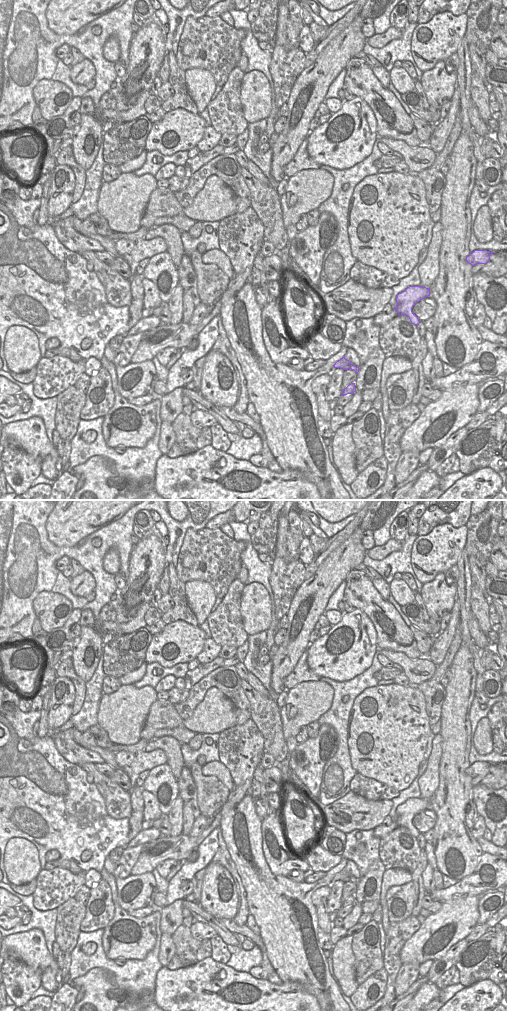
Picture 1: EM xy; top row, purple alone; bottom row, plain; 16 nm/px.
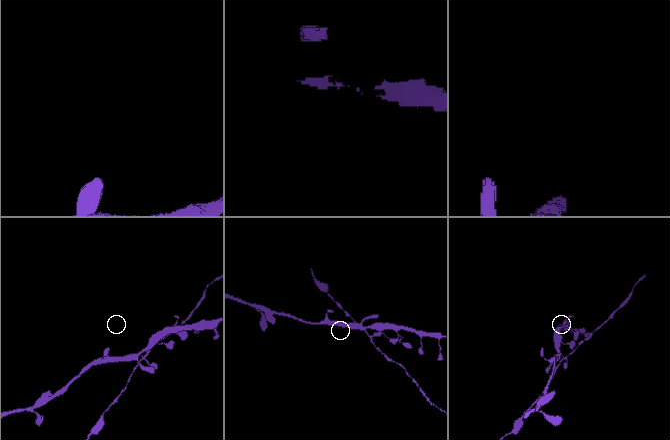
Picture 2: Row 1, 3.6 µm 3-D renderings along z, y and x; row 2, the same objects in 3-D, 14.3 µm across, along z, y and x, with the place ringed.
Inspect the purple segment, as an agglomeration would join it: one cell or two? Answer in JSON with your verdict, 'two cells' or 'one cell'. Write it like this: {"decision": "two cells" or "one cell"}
{"decision": "two cells"}

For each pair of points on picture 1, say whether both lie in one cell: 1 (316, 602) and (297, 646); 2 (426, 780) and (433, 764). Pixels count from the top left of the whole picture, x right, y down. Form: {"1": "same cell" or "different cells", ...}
{"1": "same cell", "2": "same cell"}

